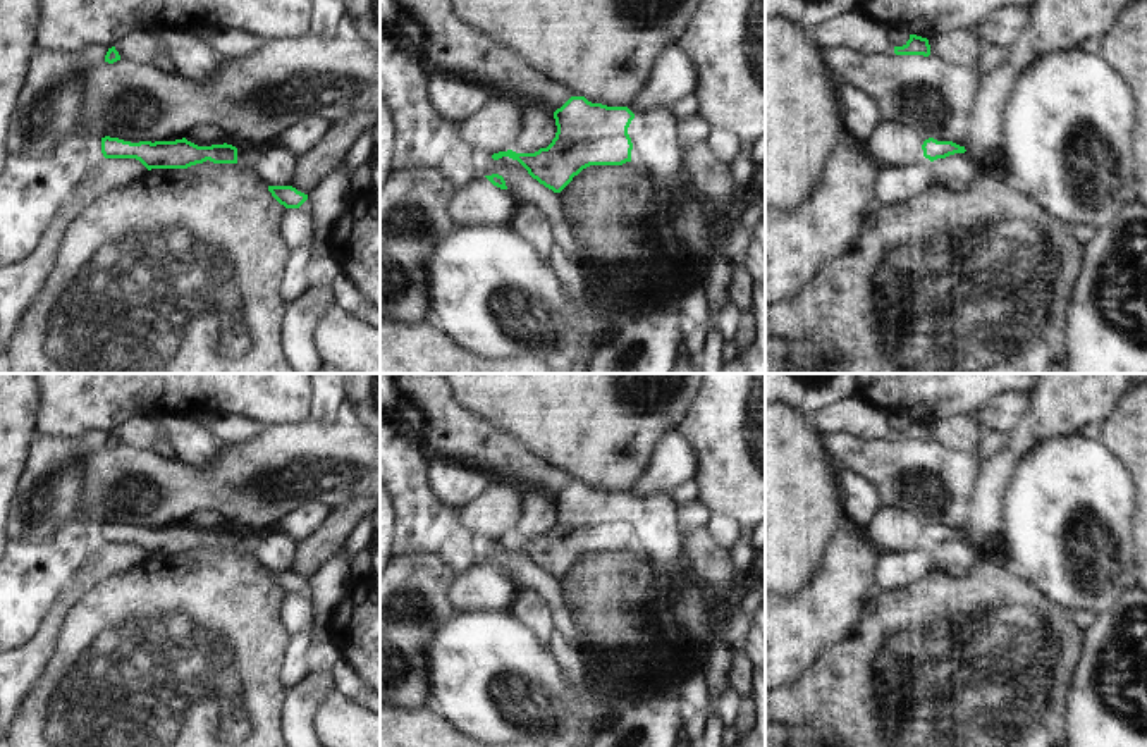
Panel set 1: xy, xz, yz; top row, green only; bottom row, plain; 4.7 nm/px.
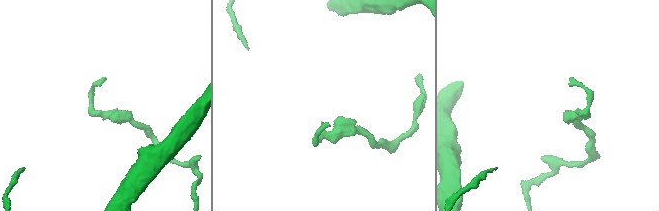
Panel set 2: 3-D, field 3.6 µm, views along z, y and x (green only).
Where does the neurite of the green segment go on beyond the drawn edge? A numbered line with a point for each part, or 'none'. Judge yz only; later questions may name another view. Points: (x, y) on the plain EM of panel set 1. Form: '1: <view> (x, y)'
none

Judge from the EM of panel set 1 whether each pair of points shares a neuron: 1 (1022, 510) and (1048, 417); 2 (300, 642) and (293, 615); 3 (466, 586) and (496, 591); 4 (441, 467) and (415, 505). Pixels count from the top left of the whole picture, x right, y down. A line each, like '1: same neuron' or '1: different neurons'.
1: different neurons
2: different neurons
3: same neuron
4: different neurons

